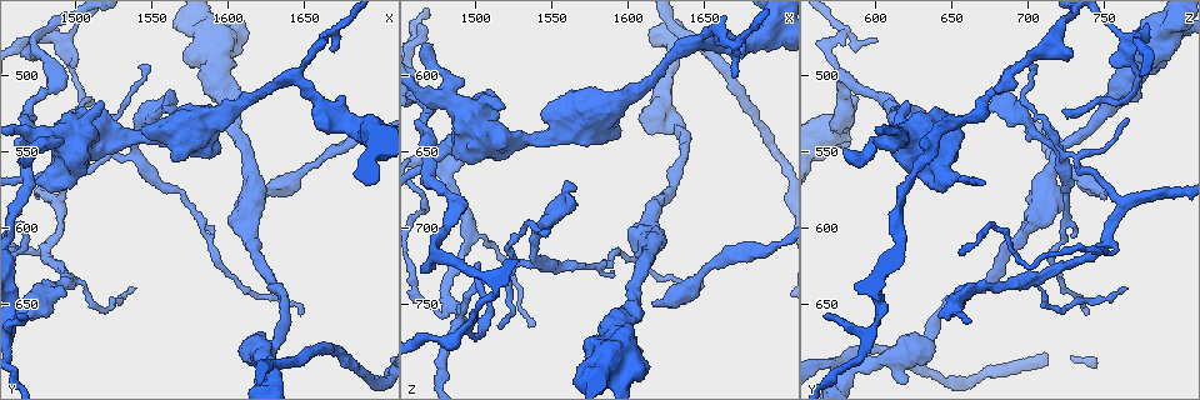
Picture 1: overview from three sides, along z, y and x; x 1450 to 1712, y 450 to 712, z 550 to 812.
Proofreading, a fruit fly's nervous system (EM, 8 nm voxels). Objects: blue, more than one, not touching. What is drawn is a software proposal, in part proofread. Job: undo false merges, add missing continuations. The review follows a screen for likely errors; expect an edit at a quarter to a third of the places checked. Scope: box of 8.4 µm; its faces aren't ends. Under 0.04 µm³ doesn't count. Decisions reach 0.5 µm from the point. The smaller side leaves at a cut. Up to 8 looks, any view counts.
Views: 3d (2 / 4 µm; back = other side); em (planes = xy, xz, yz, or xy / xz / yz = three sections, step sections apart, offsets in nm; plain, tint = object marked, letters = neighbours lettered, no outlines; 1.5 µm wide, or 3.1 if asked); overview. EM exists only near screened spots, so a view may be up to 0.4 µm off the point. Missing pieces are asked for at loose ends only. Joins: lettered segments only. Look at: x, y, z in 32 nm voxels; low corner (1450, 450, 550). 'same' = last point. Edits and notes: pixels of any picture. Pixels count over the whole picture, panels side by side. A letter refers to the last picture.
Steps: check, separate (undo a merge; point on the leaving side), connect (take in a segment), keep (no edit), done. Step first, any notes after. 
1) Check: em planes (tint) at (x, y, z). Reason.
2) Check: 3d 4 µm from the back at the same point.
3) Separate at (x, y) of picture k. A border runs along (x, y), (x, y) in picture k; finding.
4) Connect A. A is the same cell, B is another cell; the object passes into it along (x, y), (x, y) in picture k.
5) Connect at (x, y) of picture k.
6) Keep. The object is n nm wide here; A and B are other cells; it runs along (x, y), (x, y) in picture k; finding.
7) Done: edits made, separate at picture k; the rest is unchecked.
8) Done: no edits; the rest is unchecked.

Check: em xz step 8 (letters) at (1646, 654, 740). Thin end.

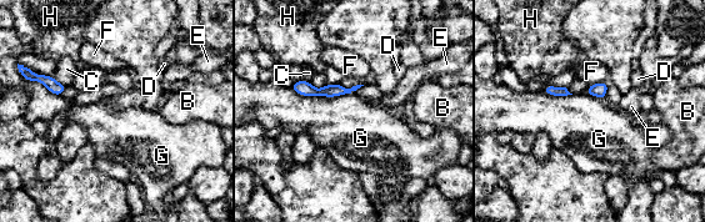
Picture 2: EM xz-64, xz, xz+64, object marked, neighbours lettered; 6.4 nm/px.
Check: em xy step 4 (letters) at the same point. Another direction.

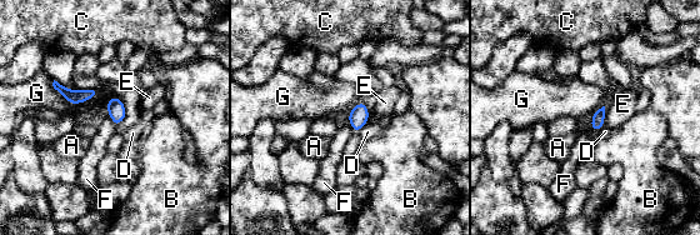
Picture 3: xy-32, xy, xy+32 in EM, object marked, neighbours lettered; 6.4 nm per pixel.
Keep. A, B, C, D, E, F and G are other cells; no lettered segment goes on from it.

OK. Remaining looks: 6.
Check: em planes (letters) at (1616, 580, 748). An open end.

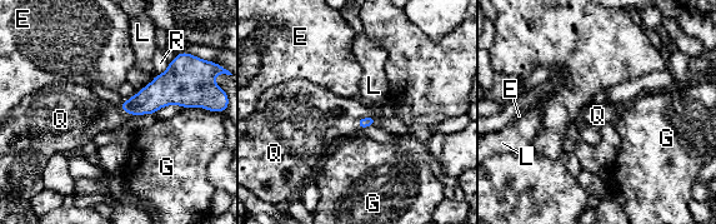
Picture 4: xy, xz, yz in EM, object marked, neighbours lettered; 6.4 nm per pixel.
Connect Q. The longest contact is with R, 130 nm; Q is the same cell, E, G, L and R are other cells; it goes on there.

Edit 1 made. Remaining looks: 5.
Check: em xz step 4 (tint) at (1564, 508, 684). An open end.

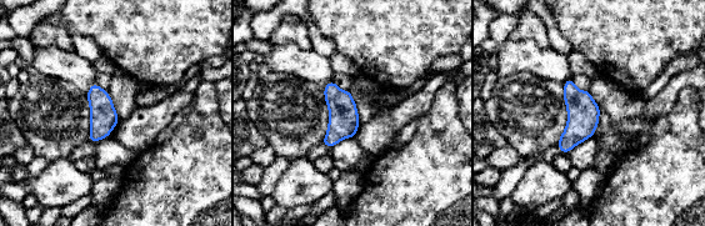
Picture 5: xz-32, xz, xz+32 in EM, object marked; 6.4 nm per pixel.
Check: em planes (letters) at the same point.

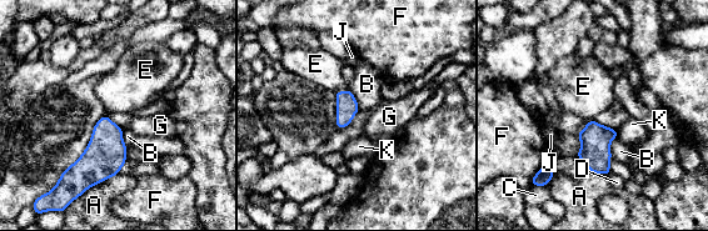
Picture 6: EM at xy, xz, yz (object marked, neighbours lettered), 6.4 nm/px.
Keep. The object is 140 nm wide here; A, B, C, D, E, F, G, J and K are other cells; a border runs along (349, 88), (334, 93) in picture 6; none of them fits.

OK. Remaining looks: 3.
Done: edits made, connect at picture 4; the rest is unchecked.

